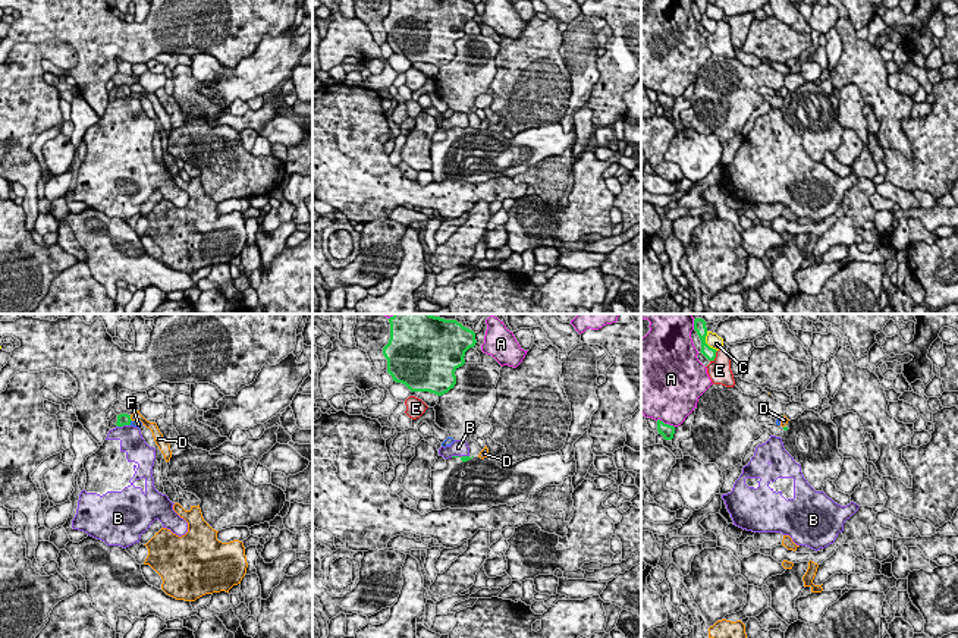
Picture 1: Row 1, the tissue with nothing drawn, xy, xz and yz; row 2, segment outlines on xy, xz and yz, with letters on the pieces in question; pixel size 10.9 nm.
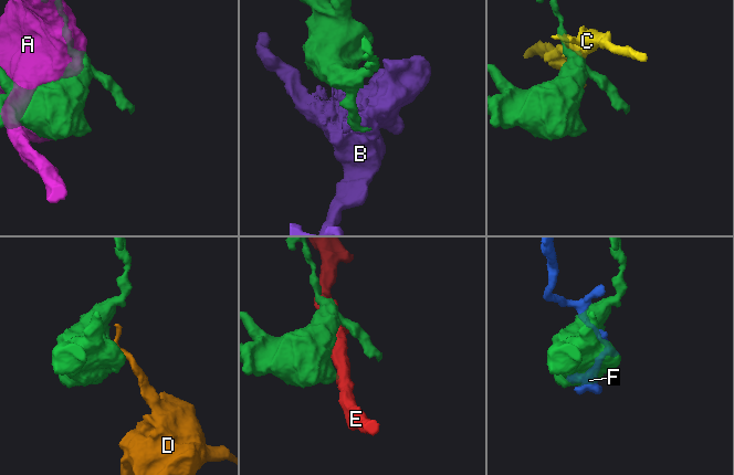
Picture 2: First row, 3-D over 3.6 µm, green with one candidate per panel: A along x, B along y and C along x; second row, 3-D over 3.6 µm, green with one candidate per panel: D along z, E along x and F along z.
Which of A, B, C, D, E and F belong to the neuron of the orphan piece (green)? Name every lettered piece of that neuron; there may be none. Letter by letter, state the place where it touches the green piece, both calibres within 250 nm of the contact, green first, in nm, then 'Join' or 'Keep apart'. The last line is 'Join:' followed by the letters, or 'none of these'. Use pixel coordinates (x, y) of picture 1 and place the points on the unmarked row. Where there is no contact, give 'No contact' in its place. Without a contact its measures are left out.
A: Touches green at yz (665, 96). Thickness 140 nm (green) against 460 nm. Keep apart
B: Touches green at xy (123, 96). Thickness 130 nm (green) against 260 nm. Keep apart
C: Touches green at yz (704, 13). Thickness 130 nm (green) against 160 nm. Keep apart
D: Touches green at xy (129, 90). Thickness 130 nm (green) against 100 nm. Keep apart
E: Touches green at yz (715, 28). Thickness 130 nm (green) against 260 nm. Keep apart
F: Touches green at xy (129, 94). Thickness 130 nm (green) against 70 nm. Keep apart
Join: none of these

